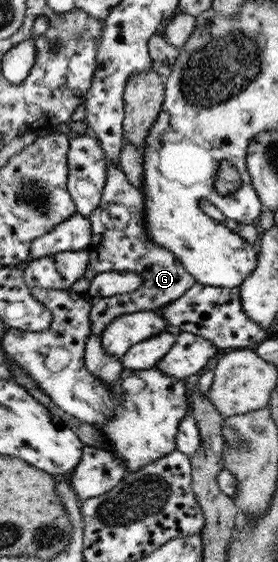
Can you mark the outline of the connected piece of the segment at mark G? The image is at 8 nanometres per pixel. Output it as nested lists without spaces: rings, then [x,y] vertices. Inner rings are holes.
[[[108,161],[106,162],[108,179],[104,189],[104,196],[100,207],[89,217],[93,230],[92,243],[86,249],[89,252],[89,267],[92,267],[97,274],[106,271],[136,272],[143,277],[143,284],[140,289],[132,293],[118,293],[105,301],[94,301],[92,305],[92,313],[90,313],[90,316],[92,316],[92,335],[90,335],[85,349],[85,365],[89,368],[90,373],[96,375],[104,384],[113,384],[118,381],[124,367],[120,360],[104,348],[102,333],[104,333],[106,327],[117,317],[142,310],[156,310],[172,303],[178,297],[184,296],[196,283],[197,278],[181,264],[181,260],[176,254],[158,246],[154,239],[148,238],[144,225],[144,202],[141,190],[129,181],[121,166],[112,166],[110,168]]]

